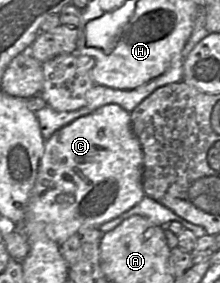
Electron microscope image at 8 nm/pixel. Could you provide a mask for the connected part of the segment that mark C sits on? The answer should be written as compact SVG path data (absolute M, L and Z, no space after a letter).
M107 104L101 106L92 113L80 117L70 124L62 127L56 131L48 140L46 140L44 152L40 159L35 184L26 207L24 220L20 228L17 229L20 229L26 235L26 237L29 237L31 241L47 237L57 244L62 245L70 236L78 233L80 230L98 228L102 224L120 216L121 214L137 205L145 196L143 189L143 171L143 150L138 138L132 129L131 113L126 111L118 104Z

